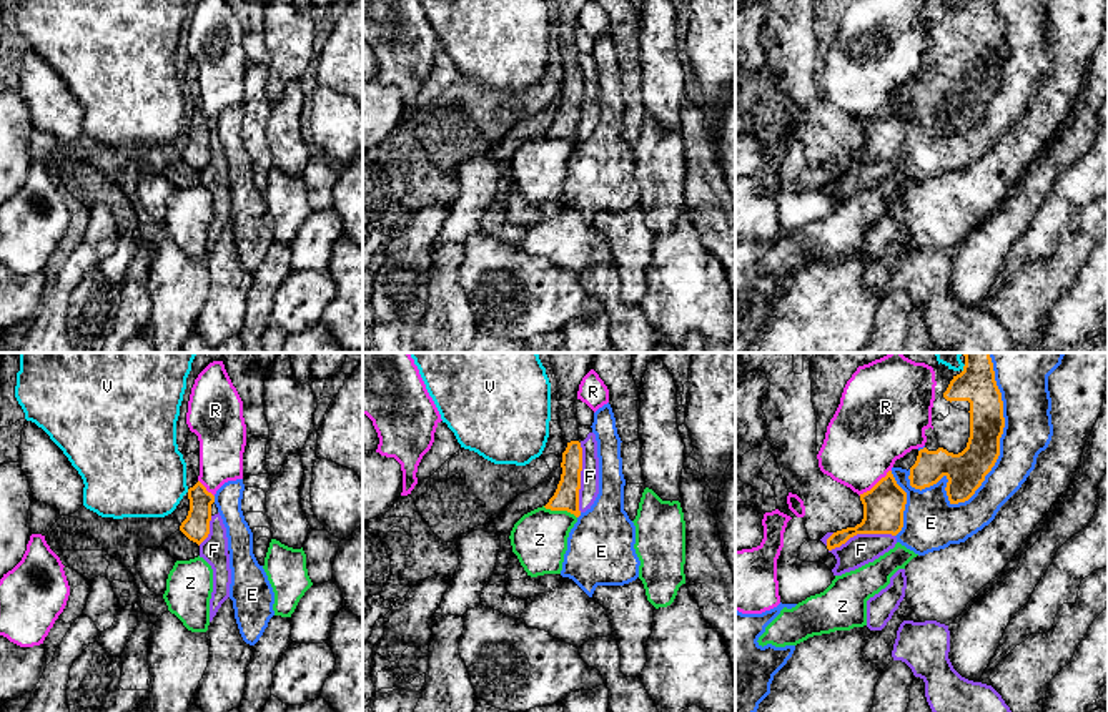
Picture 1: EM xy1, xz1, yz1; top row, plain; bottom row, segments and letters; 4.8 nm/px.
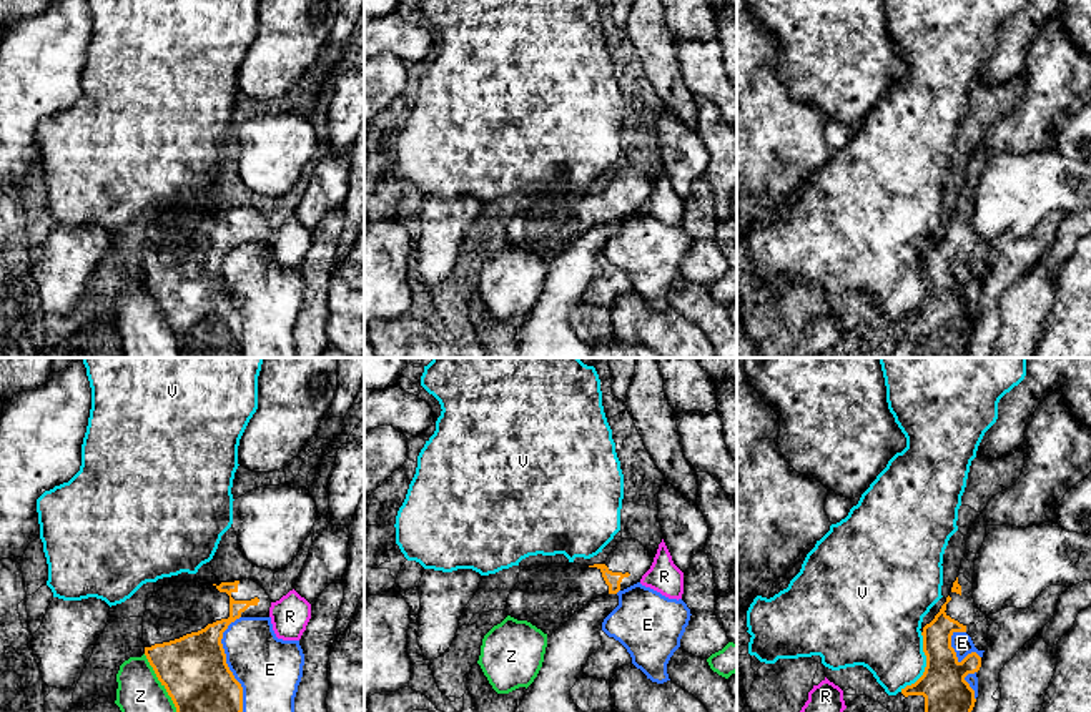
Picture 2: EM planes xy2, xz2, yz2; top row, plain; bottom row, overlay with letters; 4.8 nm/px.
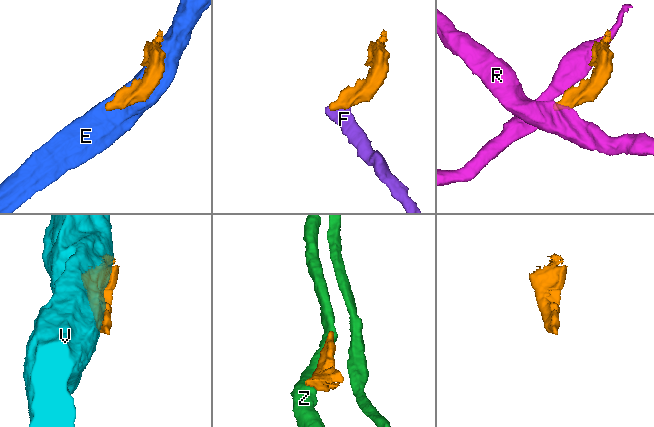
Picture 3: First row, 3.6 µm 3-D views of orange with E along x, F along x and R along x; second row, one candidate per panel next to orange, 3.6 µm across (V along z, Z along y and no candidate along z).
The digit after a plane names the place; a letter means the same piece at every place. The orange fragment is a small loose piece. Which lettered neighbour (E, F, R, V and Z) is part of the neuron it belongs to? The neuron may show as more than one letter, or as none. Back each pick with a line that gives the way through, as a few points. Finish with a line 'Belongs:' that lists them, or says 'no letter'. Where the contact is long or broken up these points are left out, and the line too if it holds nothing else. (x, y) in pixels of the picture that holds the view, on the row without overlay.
Belongs: no letter

